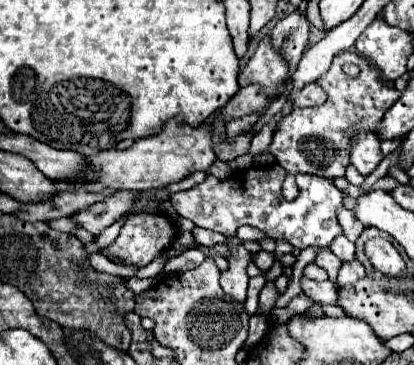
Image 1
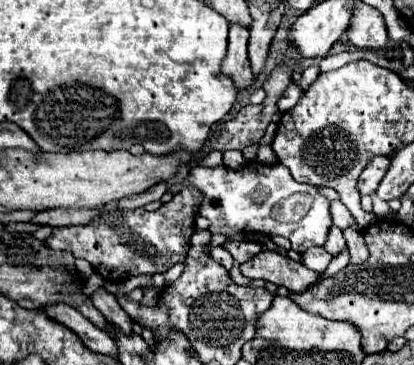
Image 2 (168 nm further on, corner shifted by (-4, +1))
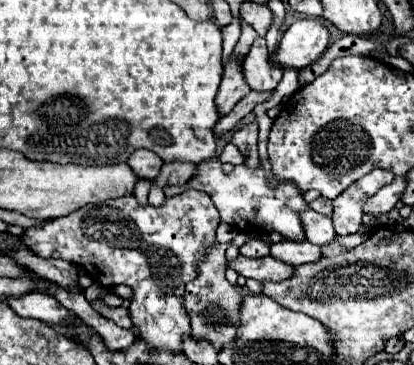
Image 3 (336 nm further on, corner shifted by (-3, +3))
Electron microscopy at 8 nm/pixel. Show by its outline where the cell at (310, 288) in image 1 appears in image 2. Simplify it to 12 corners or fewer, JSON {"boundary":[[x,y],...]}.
{"boundary":[[266,248],[240,264],[262,278],[290,292],[306,292],[318,272]]}

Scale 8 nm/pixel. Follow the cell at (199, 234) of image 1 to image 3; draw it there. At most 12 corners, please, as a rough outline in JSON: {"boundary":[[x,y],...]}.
{"boundary":[[253,238],[241,246],[247,258],[269,256],[269,242]]}

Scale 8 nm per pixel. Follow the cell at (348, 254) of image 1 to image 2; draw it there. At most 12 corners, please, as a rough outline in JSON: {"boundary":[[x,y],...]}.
{"boundary":[[330,228],[326,248],[332,256],[346,248],[342,230]]}

